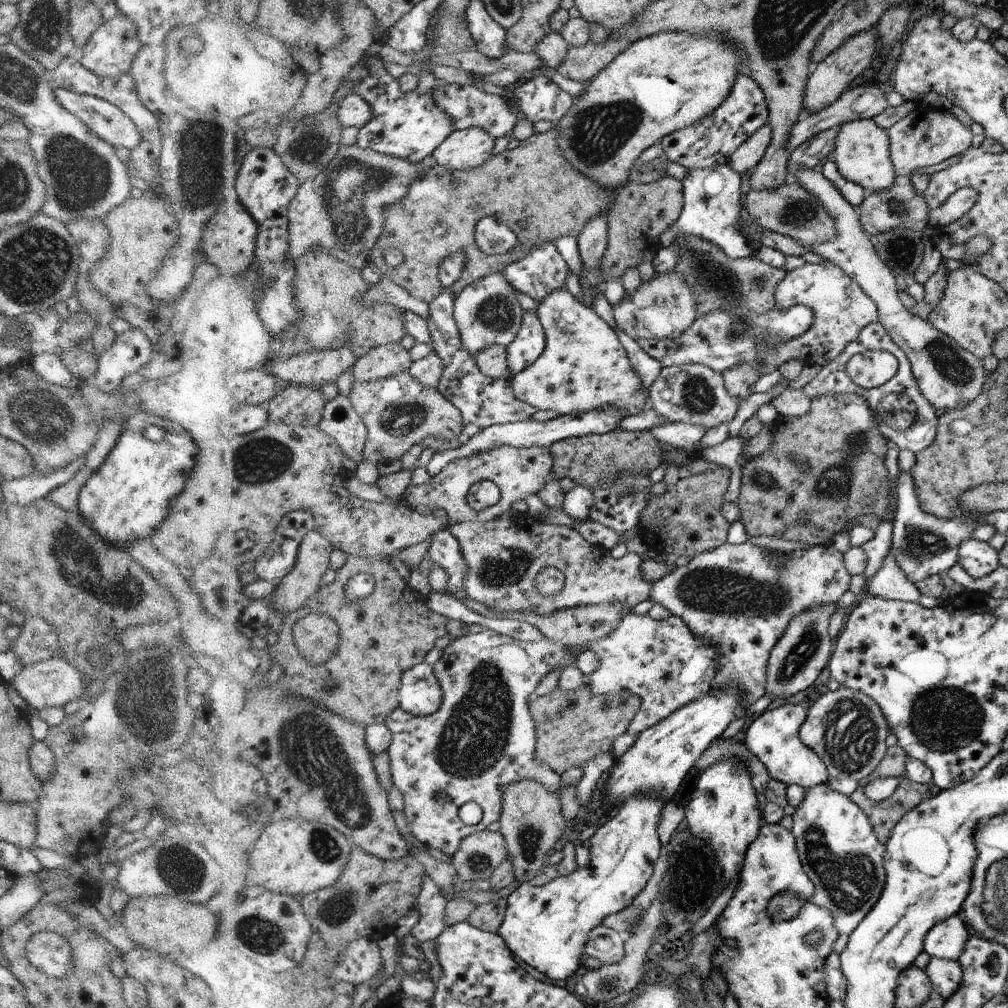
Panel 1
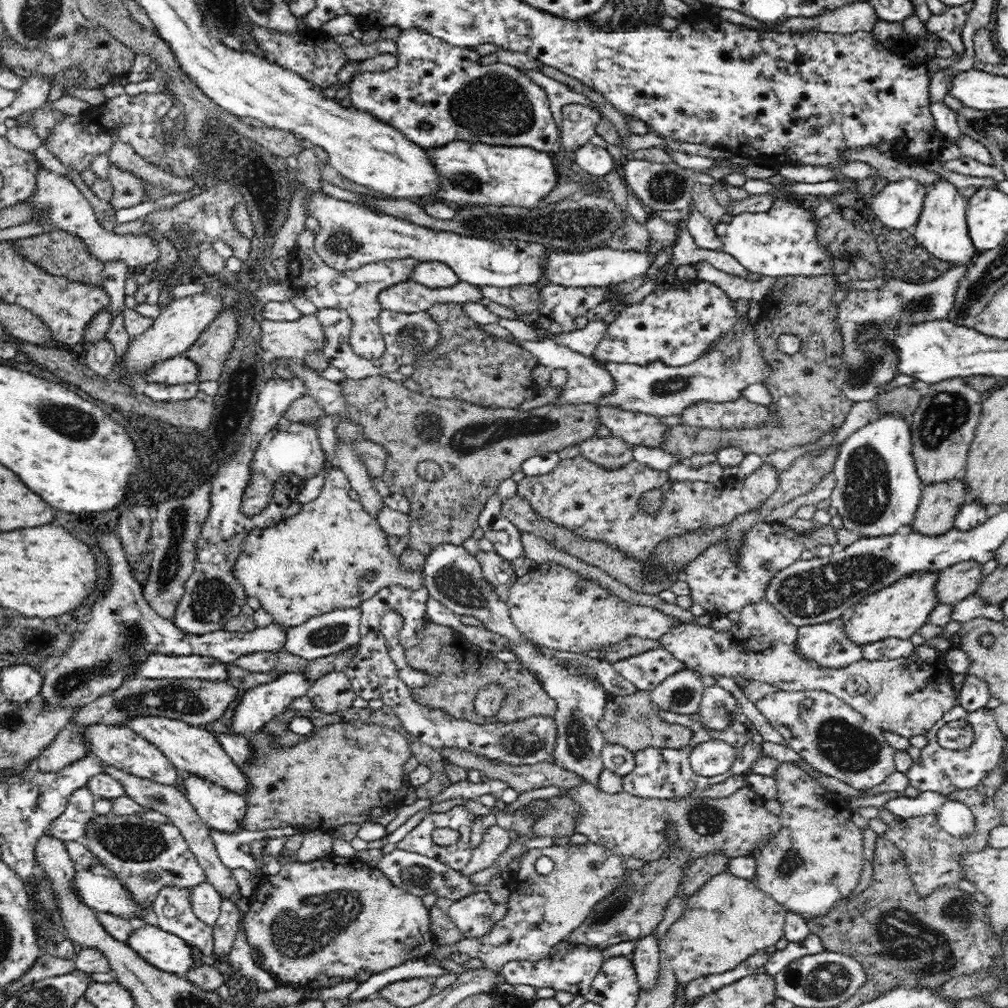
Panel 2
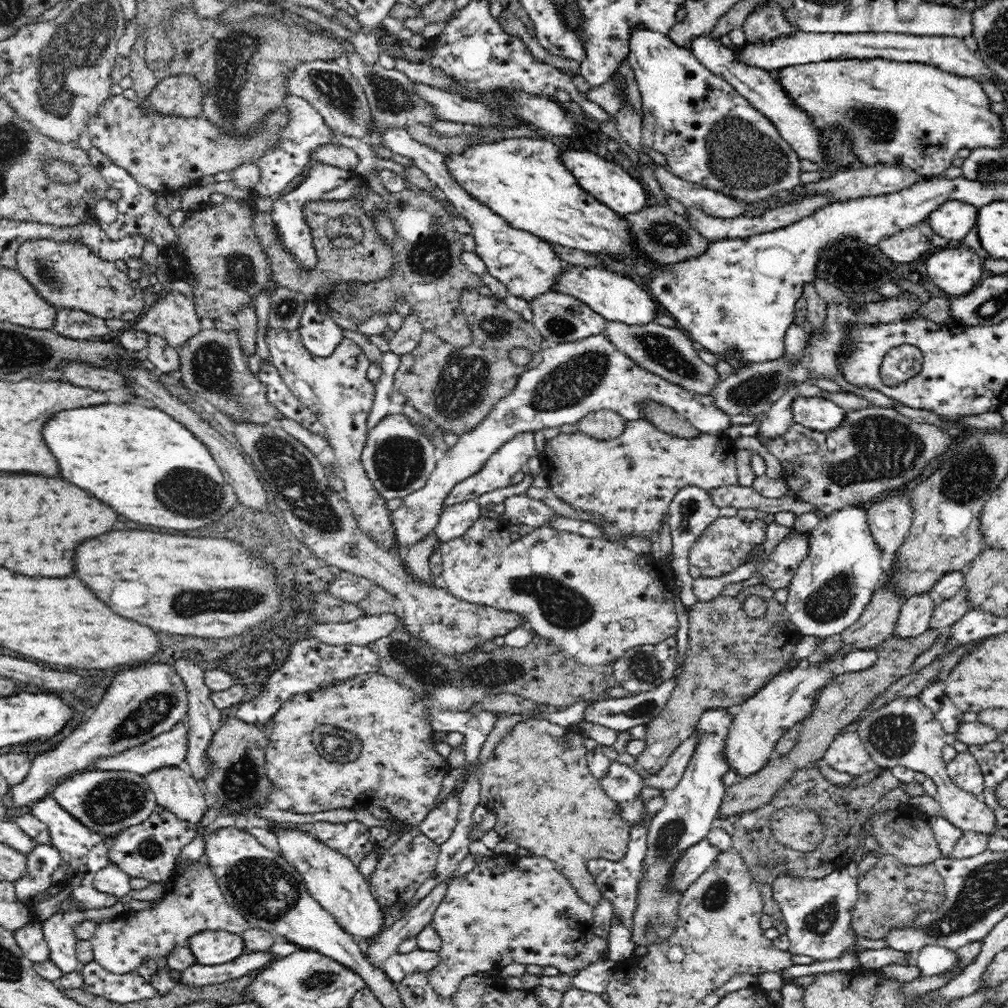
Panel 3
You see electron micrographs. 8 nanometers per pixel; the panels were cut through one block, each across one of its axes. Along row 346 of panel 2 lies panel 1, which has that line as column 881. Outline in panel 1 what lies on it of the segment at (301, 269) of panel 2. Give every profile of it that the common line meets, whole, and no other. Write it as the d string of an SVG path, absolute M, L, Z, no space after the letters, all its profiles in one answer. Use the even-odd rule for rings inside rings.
M866 351L847 362L847 375L859 386L873 389L887 383L899 370L899 361L886 351Z

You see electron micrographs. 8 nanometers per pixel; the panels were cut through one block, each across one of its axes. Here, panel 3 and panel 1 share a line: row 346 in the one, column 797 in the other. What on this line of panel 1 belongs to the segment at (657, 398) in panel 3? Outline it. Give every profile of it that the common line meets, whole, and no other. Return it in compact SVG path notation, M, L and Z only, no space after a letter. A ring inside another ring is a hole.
M750 542L737 544L724 543L715 549L704 551L688 562L688 564L676 567L670 574L651 585L650 600L654 603L661 604L670 611L671 615L680 617L689 628L689 632L696 638L709 641L719 649L719 659L717 660L717 671L715 672L714 682L711 684L712 689L729 689L737 687L743 691L743 696L747 697L747 704L751 705L758 698L762 698L766 693L767 680L767 660L771 656L771 650L780 638L786 632L788 626L795 617L803 614L804 611L814 609L815 607L826 607L827 605L836 604L837 600L848 591L851 586L851 573L846 570L845 560L842 560L842 552L838 551L832 544L830 545L808 545L808 548L785 552L781 557L773 559L771 554L760 546L753 545Z

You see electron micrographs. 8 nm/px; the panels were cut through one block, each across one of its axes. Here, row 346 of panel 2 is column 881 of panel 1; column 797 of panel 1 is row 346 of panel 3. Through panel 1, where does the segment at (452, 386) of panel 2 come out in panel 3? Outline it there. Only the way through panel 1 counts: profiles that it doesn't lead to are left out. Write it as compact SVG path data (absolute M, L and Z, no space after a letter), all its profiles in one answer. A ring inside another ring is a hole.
M468 289L463 291L460 304L466 322L472 322L472 326L469 326L472 342L463 347L442 346L434 332L424 330L419 345L412 352L398 355L400 366L394 372L395 390L410 400L410 404L427 421L443 432L457 435L474 430L490 414L493 406L514 390L523 372L538 364L543 350L540 347L543 337L539 330L533 321L526 321L524 317L516 322L516 326L512 326L512 330L508 330L508 334L504 334L504 338L502 332L500 338L492 338L492 334L484 330L484 322L492 326L496 318L500 318L500 322L508 322L508 318L512 318L512 310L503 299L484 296L478 289ZM512 348L530 349L533 361L524 367L514 364L508 355Z

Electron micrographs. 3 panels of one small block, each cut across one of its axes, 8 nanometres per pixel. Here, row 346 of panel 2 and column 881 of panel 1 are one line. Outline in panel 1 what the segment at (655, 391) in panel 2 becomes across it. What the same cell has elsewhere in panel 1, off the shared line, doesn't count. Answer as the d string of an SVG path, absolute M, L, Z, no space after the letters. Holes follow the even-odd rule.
M841 686L836 691L828 691L821 695L815 702L810 702L807 710L807 720L799 730L800 740L819 754L824 764L827 765L829 778L852 778L862 780L874 772L880 760L886 754L886 737L889 735L889 724L880 704L871 696L862 691Z

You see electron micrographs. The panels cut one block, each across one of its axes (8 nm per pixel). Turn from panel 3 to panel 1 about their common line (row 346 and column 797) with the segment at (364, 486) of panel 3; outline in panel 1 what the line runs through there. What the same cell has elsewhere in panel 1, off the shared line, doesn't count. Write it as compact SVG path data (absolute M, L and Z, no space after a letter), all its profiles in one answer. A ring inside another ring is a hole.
M826 261L825 264L810 264L788 272L775 290L775 308L784 309L796 305L807 306L813 310L814 323L810 328L793 339L773 345L764 343L759 346L759 365L742 363L726 369L723 383L732 397L746 399L752 394L752 386L763 375L778 370L788 360L796 358L806 365L826 366L839 358L850 344L860 336L864 327L879 320L878 305L863 291L861 286L847 275L838 265Z

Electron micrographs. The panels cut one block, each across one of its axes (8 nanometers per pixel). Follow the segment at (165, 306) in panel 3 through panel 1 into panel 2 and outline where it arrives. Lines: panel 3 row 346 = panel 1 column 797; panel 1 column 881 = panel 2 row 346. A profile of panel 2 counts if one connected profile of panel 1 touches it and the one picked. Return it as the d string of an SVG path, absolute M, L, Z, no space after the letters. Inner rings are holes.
M302 315L293 321L260 321L258 345L269 357L301 361L309 351L323 350L324 331L316 315Z

